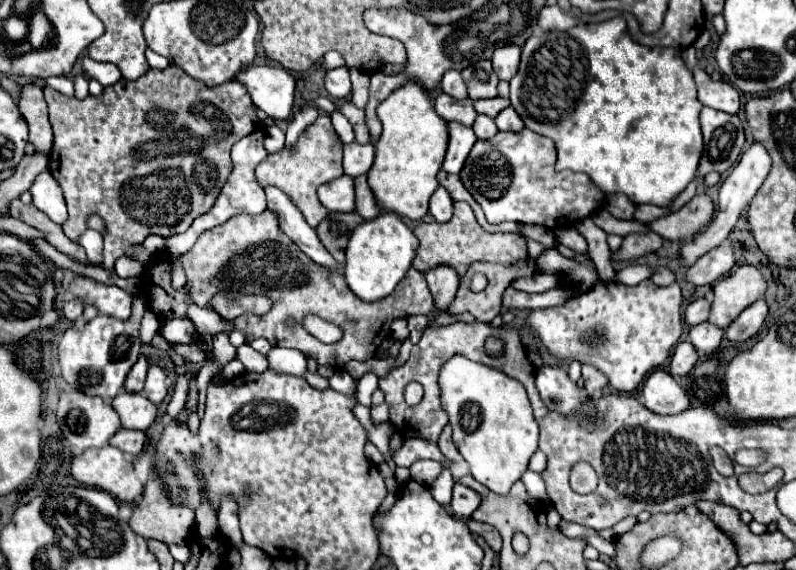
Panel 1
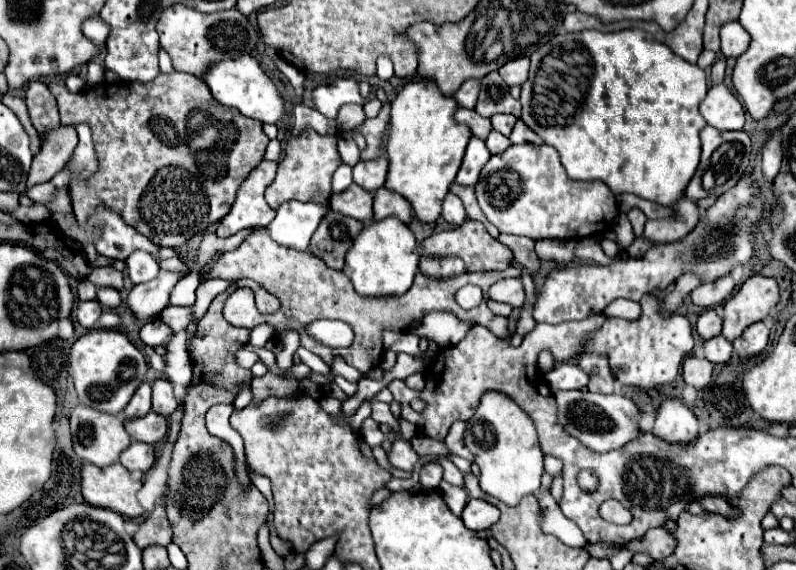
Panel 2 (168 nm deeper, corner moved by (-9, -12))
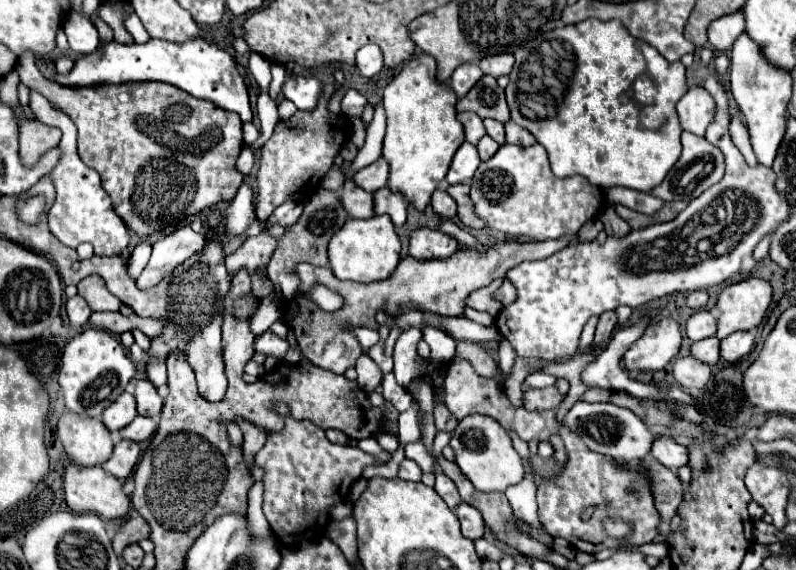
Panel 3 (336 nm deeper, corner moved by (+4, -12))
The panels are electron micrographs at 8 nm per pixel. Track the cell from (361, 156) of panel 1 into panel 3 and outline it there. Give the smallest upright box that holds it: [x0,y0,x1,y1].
[351,157,389,191]

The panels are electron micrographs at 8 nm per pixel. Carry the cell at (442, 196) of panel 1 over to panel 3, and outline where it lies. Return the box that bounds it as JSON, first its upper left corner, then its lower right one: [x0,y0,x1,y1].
[431,189,457,219]

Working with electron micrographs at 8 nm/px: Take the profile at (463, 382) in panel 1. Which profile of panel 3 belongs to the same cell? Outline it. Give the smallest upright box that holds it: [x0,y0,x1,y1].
[451,413,523,493]

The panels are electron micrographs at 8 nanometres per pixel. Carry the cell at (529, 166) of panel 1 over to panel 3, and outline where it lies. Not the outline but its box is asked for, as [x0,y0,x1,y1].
[469,143,605,241]

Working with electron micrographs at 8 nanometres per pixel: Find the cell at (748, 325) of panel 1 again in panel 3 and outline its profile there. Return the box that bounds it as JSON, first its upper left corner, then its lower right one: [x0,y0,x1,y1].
[721,331,753,363]

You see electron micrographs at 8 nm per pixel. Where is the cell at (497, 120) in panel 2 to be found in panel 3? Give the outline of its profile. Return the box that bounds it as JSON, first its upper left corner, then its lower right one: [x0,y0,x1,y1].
[485,119,505,145]

